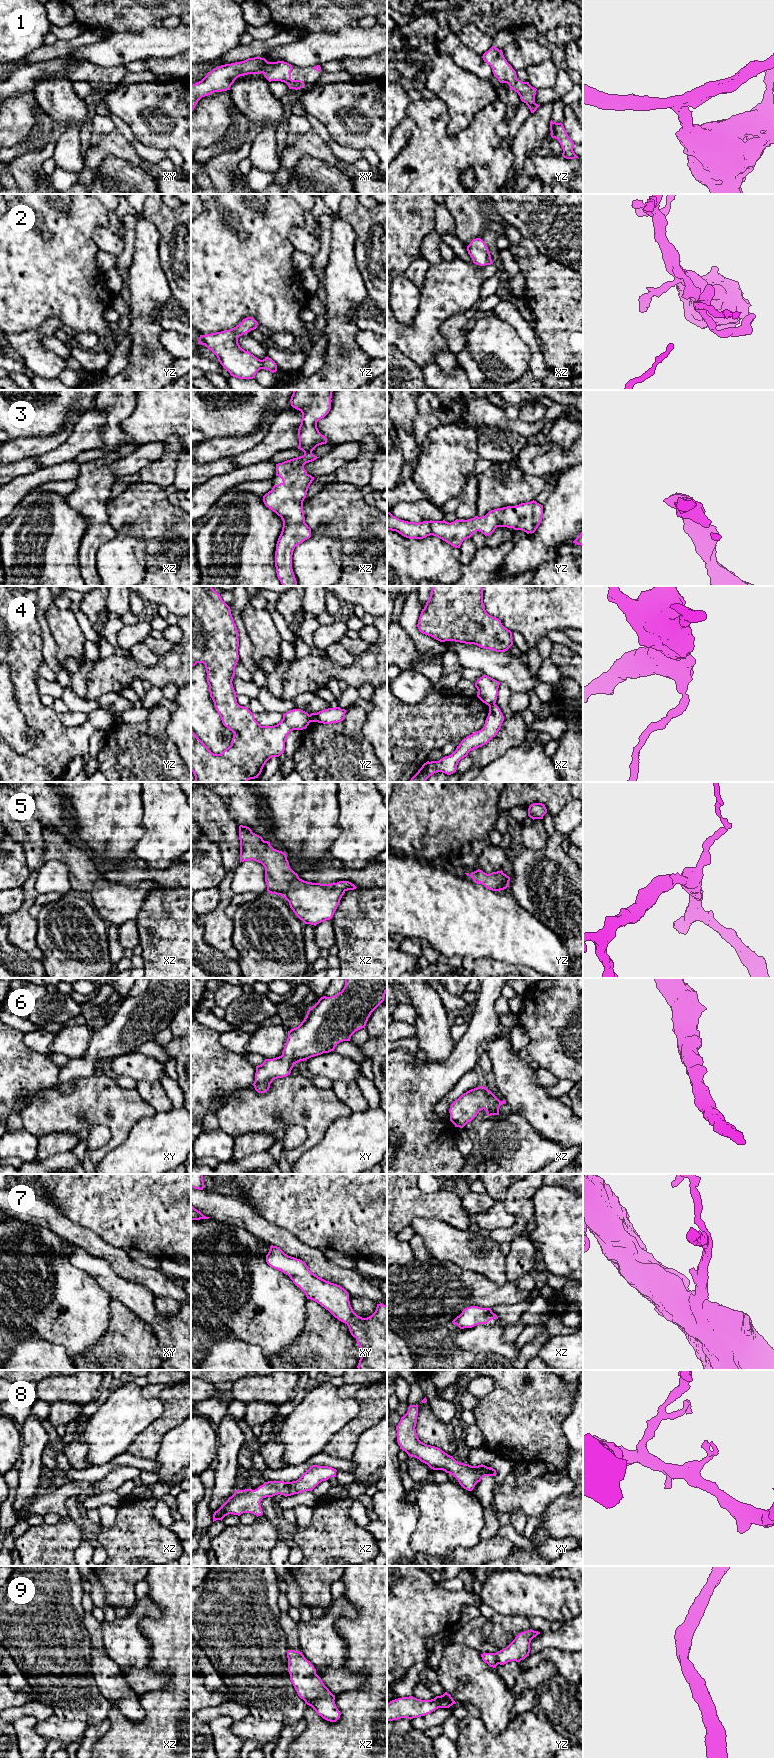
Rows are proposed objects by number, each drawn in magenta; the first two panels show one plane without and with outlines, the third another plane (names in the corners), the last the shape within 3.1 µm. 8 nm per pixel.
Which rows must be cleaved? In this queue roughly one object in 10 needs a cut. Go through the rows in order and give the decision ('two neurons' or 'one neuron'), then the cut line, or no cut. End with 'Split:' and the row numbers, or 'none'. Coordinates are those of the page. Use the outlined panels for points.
1: one neuron; no cut
2: one neuron; no cut
3: one neuron; no cut
4: two neurons; cut in yz along (308, 715), (310, 721)
5: one neuron; no cut
6: one neuron; no cut
7: one neuron; no cut
8: one neuron; no cut
9: one neuron; no cut
Split: 4

